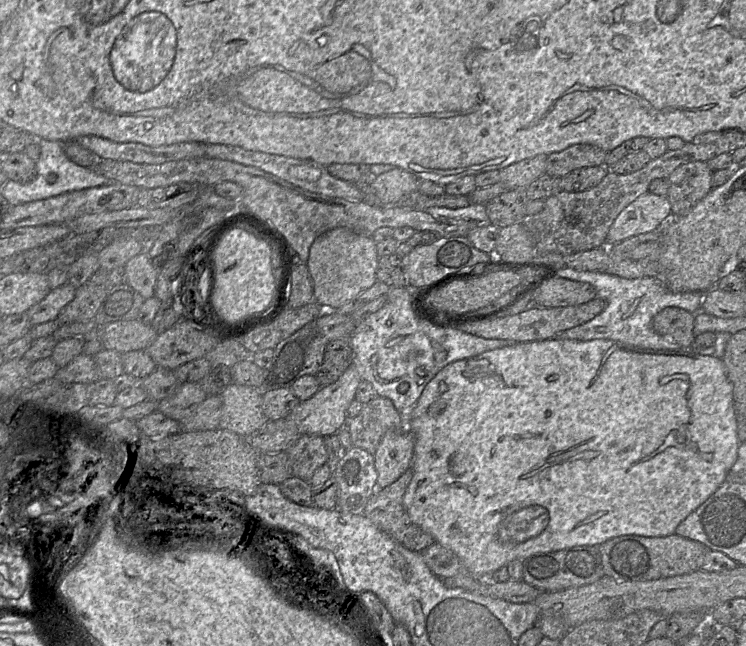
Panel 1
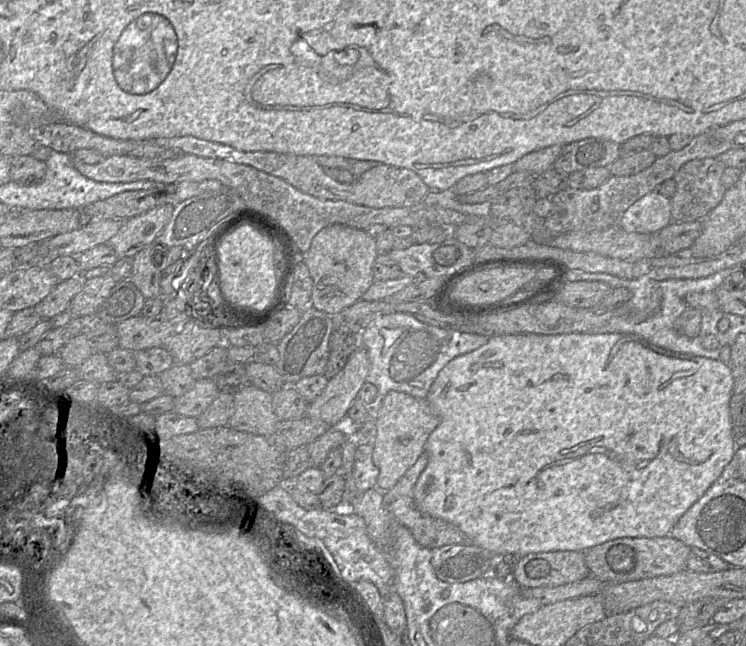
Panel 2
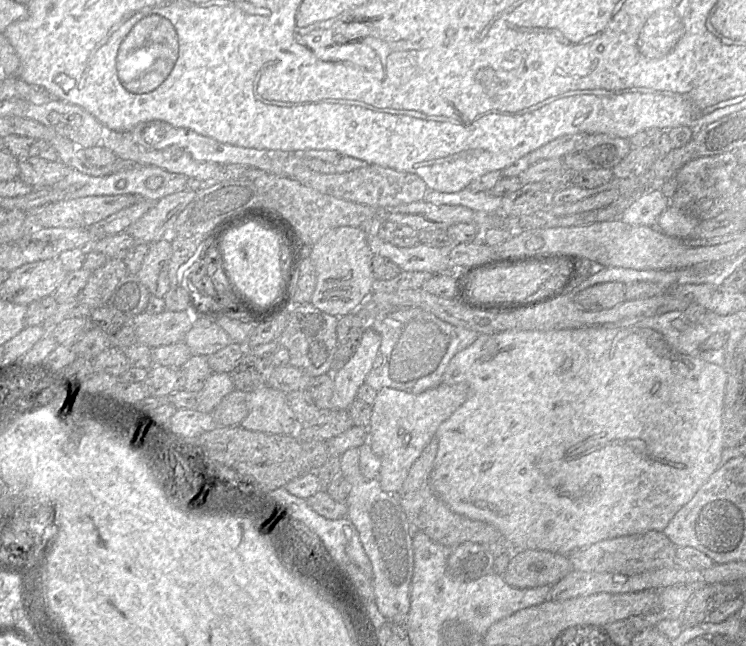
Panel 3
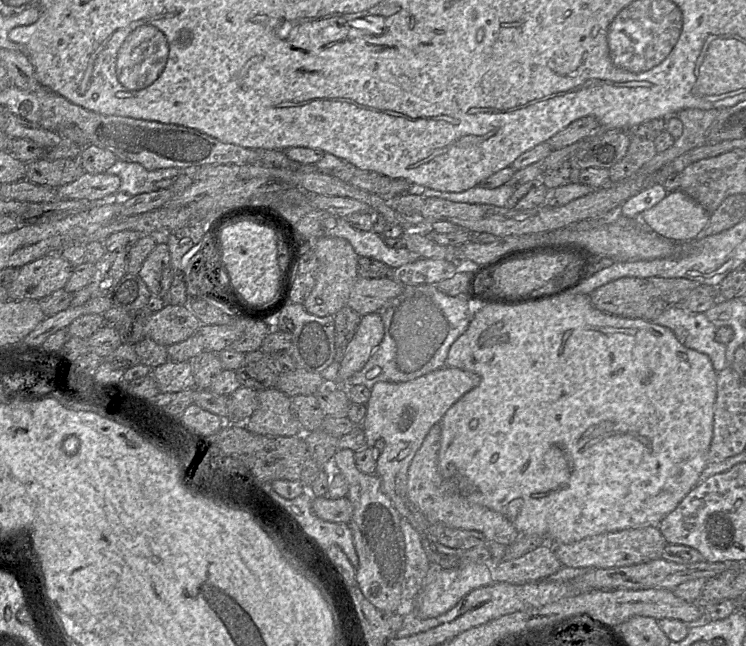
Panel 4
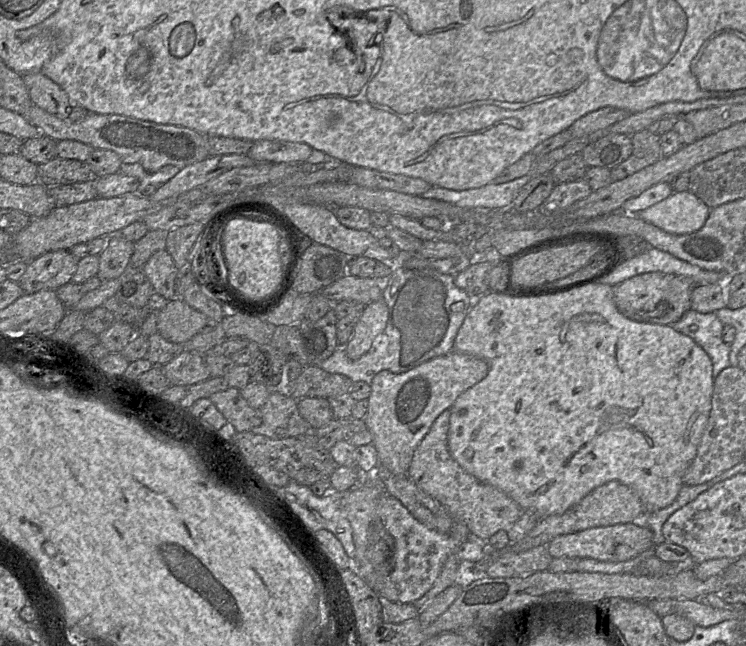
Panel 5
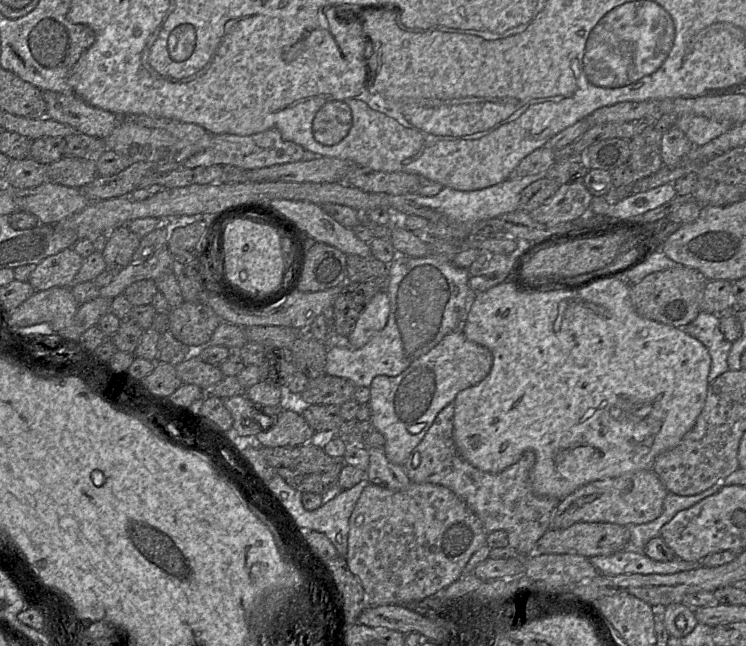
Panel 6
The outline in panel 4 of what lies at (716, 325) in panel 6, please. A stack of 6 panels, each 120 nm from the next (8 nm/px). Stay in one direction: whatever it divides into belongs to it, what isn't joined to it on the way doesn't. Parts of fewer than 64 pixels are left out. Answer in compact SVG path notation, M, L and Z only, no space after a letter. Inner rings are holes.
M670 304L652 321L671 329L688 348L706 354L717 372L730 367L726 359L727 344L716 340L717 327L705 313L691 312L682 304Z

